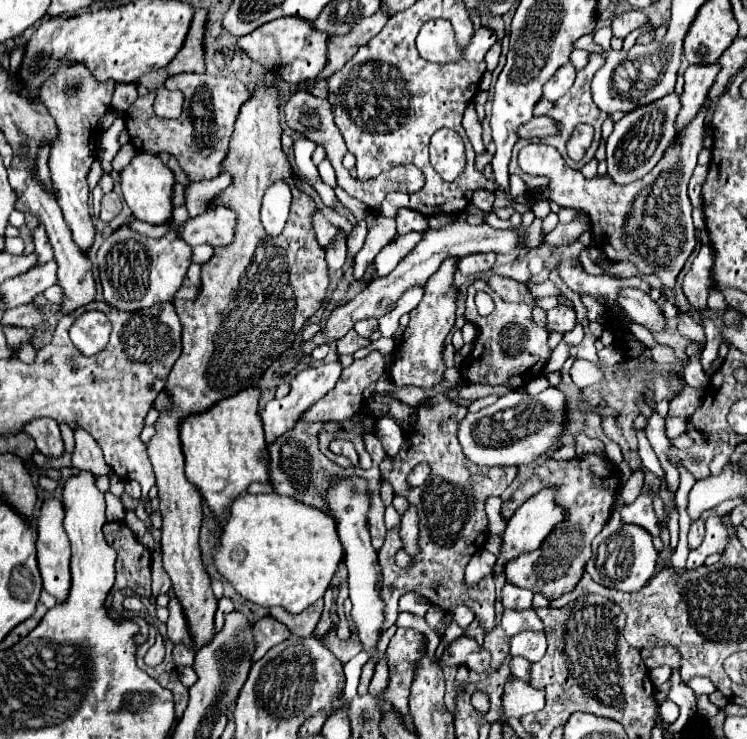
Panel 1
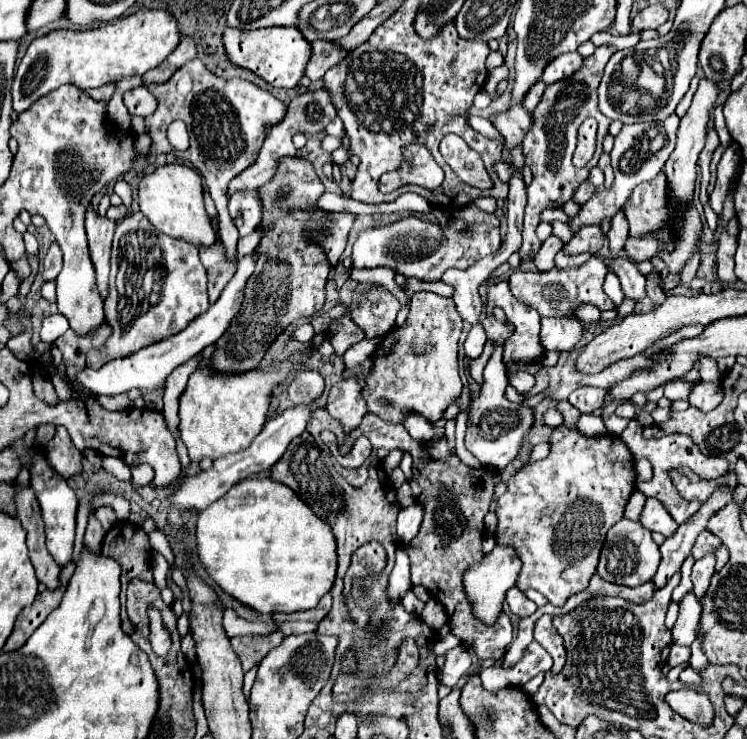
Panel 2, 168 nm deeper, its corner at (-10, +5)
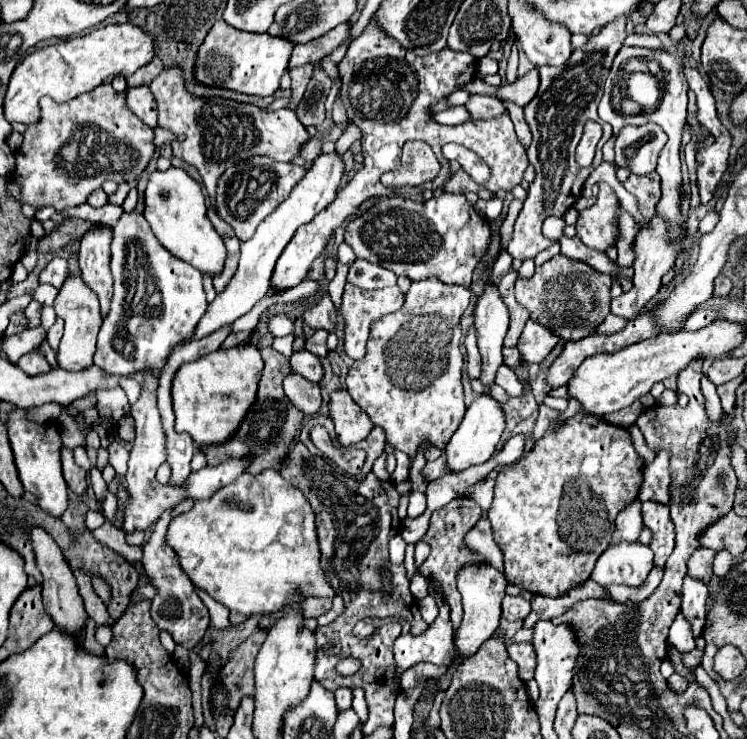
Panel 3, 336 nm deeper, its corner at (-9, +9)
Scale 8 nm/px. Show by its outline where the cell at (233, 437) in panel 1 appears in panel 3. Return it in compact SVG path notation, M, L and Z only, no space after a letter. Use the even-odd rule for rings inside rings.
M254 345L218 349L202 355L194 361L182 363L172 379L172 405L176 415L176 431L188 433L196 445L222 443L228 435L234 435L234 427L246 415L250 403L254 403L254 391L262 375L262 357Z

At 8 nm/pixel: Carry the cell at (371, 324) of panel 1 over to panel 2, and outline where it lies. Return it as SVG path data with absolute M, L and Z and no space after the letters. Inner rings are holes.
M373 287L351 311L351 317L365 331L365 337L379 337L393 329L399 309L399 301L385 287Z

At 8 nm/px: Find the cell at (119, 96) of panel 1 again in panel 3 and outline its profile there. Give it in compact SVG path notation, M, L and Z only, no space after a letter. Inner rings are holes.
M132 87L126 89L126 103L130 107L130 111L148 127L156 127L158 125L158 107L156 107L156 99L152 95L152 91L148 87Z

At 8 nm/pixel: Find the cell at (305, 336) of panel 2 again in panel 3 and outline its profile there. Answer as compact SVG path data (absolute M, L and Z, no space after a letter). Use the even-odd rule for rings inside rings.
M270 315L268 319L264 319L264 323L268 325L268 331L274 337L284 337L284 335L288 335L288 333L294 331L292 321L286 315Z

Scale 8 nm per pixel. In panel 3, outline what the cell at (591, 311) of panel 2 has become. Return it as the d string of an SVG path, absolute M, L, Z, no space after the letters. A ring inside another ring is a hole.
M608 314L604 323L598 326L596 332L604 335L611 335L625 328L627 322L621 317Z

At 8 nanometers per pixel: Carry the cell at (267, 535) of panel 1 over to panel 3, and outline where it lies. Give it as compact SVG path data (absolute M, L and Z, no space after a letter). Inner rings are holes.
M272 469L262 475L242 473L208 499L196 499L190 511L170 521L166 543L178 555L194 587L206 591L228 611L244 615L280 611L288 595L306 585L314 597L336 597L318 567L312 507L302 491L290 487Z

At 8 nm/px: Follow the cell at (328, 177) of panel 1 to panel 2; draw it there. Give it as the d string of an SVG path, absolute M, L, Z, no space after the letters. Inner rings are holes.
M335 117L329 125L327 125L327 135L333 135L333 137L337 137L339 141L343 141L345 139L345 127L343 127L343 121L339 119L339 117Z

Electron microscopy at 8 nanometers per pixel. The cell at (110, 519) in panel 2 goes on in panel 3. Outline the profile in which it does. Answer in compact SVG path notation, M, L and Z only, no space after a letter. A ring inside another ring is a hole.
M88 511L88 513L86 513L84 527L90 529L90 531L94 531L94 529L98 529L104 521L106 521L106 519L104 519L104 513L102 513L102 511L100 511L100 513L96 513L96 511Z

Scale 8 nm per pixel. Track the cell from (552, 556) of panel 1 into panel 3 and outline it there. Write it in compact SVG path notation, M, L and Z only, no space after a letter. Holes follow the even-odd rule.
M574 415L566 425L546 435L518 463L502 467L496 477L494 501L488 511L494 539L504 553L506 579L534 595L558 597L584 583L598 557L608 549L616 515L630 505L642 483L644 463L634 453L628 429L610 425L600 417Z

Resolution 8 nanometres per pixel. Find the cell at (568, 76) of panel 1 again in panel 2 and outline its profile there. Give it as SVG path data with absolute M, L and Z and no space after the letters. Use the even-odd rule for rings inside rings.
M577 51L567 53L567 55L559 55L559 59L555 59L551 65L547 65L547 71L543 73L543 81L547 85L551 85L551 83L557 83L557 81L569 79L581 67L583 67L583 57Z

